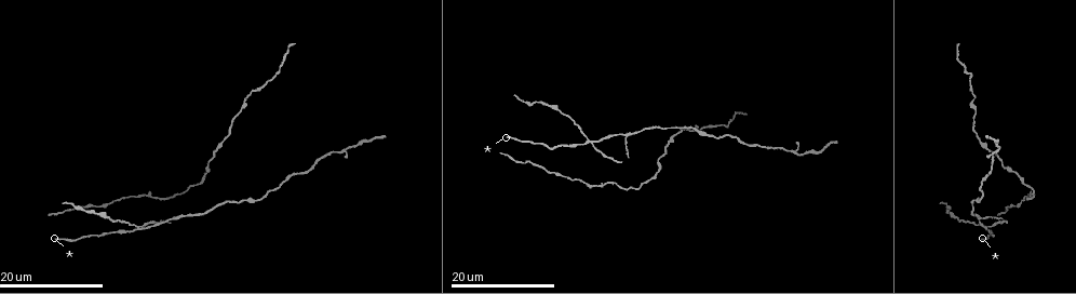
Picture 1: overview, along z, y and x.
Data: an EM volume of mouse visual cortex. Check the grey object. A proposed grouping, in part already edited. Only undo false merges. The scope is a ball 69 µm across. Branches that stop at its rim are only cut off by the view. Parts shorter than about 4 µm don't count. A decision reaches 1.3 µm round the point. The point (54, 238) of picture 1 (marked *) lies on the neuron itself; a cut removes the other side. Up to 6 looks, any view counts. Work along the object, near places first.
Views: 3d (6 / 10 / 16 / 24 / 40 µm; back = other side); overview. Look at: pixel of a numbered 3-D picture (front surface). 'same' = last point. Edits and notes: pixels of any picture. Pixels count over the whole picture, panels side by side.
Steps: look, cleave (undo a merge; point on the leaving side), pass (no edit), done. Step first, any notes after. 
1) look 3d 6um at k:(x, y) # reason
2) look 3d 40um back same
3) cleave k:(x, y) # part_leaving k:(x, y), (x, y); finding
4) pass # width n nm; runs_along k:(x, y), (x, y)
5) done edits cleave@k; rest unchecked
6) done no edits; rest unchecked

look 3d 24um at 1:(597, 185) # a narrow waist

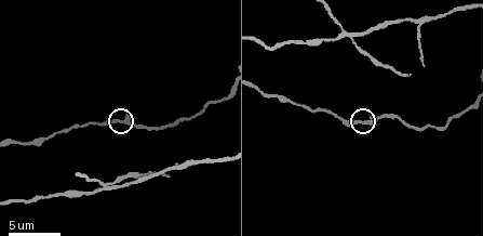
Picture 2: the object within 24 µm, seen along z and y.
look 3d 10um at 2:(359, 122)

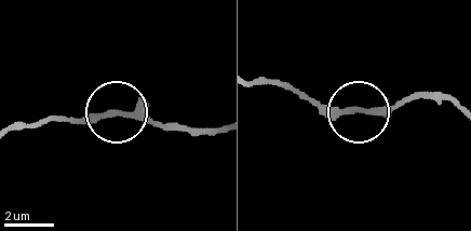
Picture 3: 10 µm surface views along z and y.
pass # runs_along 3:(258, 84), (339, 109), (436, 96); continuous, no second neuron

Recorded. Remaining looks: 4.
look 3d 10um at 2:(348, 34) # four or more arms meet

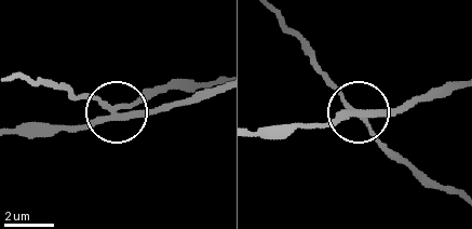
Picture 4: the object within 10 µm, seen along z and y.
cleave 4:(94, 98) # side_arm 20 um; part_leaving 4:(108, 110), (96, 99), (17, 77); a second neuron is stuck on

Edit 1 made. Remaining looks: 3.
look 3d 10um at 2:(433, 125) # narrows sharply

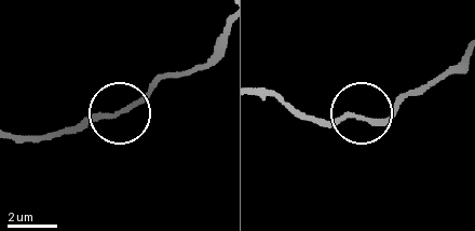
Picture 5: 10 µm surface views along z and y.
pass # runs_along 5:(21, 135), (57, 135), (120, 113), (161, 75); one neuron here

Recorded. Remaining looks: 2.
done edits cleave@4; rest unchecked

